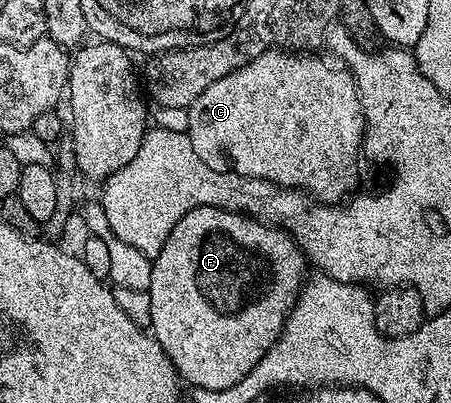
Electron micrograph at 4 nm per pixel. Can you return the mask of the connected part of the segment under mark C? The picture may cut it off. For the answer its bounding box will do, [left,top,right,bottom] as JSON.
[187,48,365,203]

